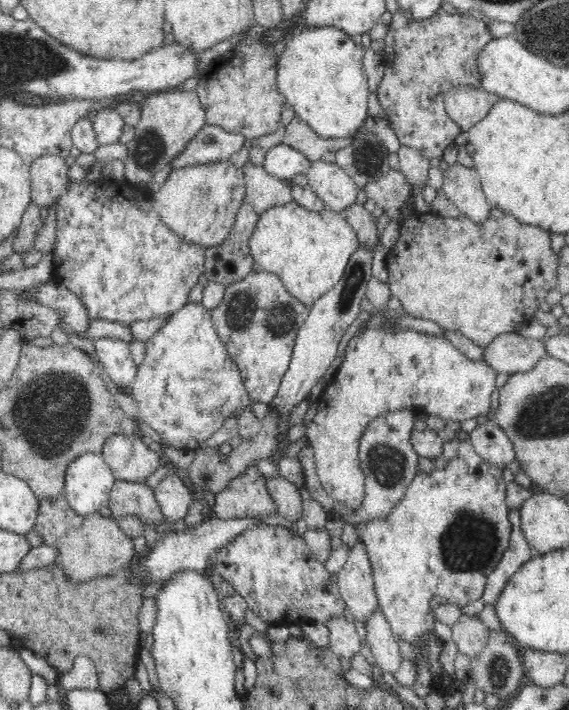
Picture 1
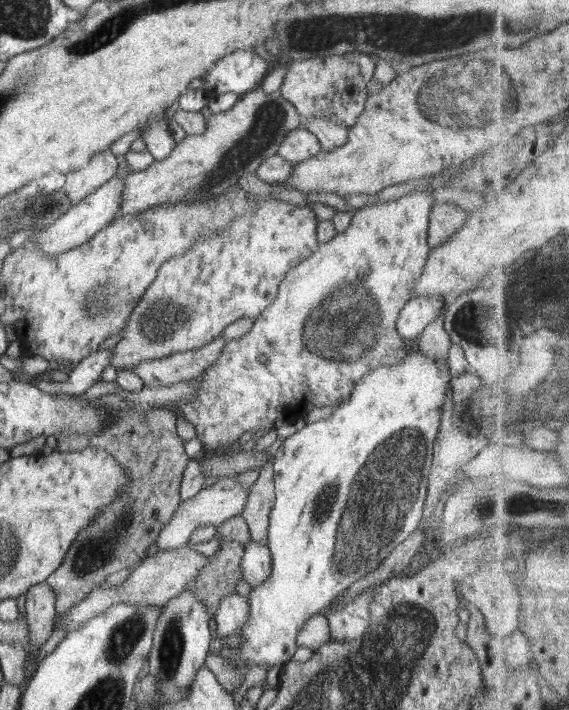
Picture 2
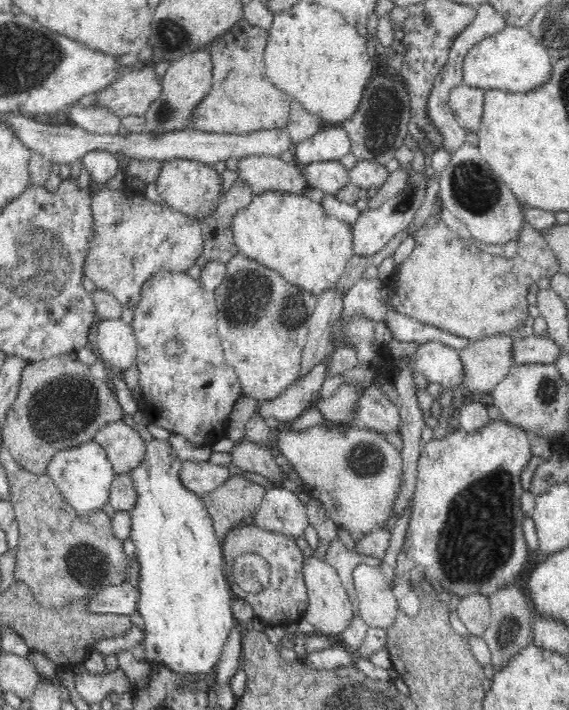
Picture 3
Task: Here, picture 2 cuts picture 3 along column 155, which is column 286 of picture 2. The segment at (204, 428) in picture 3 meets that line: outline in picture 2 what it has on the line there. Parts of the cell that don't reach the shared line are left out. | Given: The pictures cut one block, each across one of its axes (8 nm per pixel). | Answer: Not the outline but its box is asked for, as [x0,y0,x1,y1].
[175,191,434,450]

